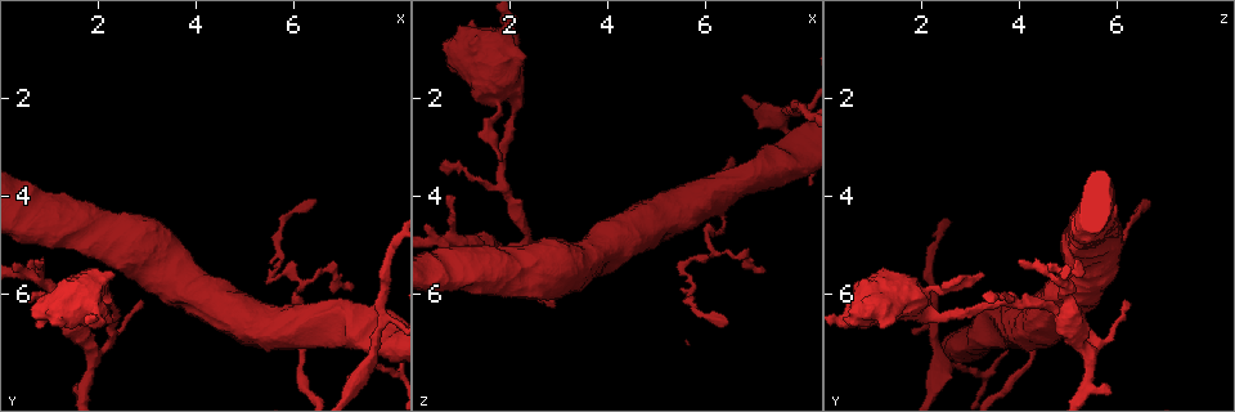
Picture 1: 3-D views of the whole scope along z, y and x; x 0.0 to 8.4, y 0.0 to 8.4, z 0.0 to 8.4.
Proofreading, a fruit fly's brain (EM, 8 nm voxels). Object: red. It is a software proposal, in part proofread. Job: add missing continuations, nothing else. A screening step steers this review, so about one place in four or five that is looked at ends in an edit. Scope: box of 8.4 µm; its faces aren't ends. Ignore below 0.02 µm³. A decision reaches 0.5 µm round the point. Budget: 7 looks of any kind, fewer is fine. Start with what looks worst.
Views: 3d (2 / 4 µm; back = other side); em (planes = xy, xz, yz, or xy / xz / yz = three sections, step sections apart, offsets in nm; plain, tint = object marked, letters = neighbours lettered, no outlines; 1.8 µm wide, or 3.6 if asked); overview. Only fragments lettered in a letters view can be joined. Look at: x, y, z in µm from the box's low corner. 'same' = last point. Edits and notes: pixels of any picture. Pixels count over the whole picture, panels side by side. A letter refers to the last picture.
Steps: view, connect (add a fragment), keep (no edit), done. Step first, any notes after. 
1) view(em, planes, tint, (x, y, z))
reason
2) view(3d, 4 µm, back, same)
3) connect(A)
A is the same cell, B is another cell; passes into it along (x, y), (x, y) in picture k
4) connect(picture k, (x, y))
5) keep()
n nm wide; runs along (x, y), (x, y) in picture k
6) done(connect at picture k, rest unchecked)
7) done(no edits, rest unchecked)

view(em, planes, letters, (1.75, 5.65, 3.30))
an open end

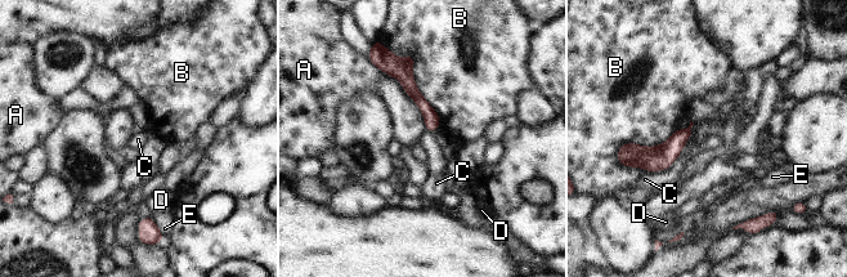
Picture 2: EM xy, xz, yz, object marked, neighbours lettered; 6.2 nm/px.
keep()
A, B, C, D and E are other cells; no lettered fragment goes on from it

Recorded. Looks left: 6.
view(em, planes, letters, (2.30, 6.55, 5.05))
branch point

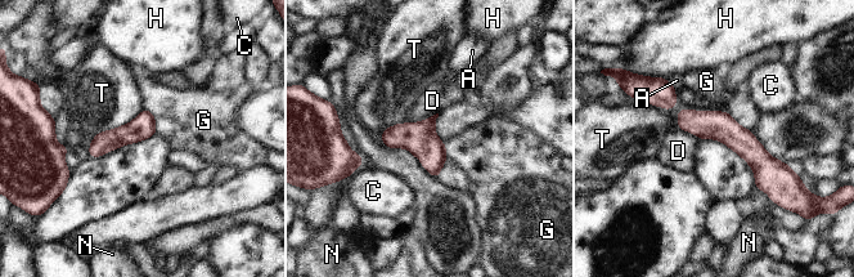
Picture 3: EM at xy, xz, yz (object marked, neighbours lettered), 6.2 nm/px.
keep()
A, C, D, G, H, N and T are other cells; border along (437, 112), (419, 121), (409, 123) in picture 3; no lettered fragment goes on from it

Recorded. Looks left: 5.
view(3d, 2 µm, (7.25, 5.85, 5.55))
an open end

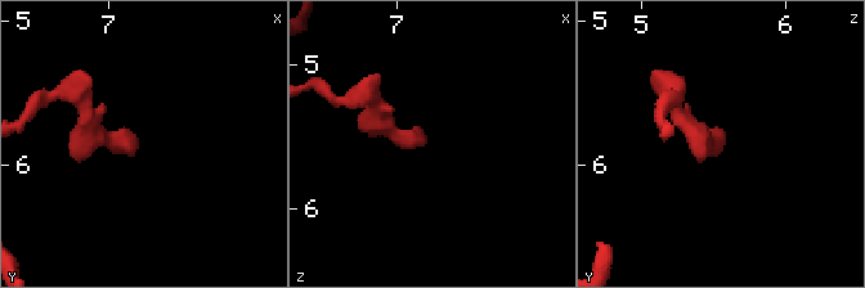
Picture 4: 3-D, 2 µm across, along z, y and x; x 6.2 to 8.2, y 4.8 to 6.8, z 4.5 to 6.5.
view(em, xy, step 8, letters, (7.22, 5.84, 5.56))
shape alone is not enough

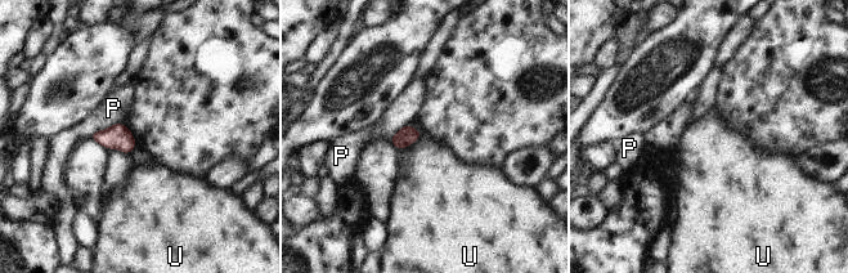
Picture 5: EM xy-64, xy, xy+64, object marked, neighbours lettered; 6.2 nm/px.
view(em, planes, letters, same)

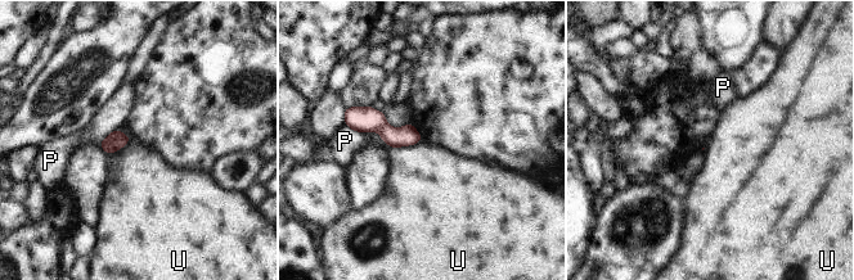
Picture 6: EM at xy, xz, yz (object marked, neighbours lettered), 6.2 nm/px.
keep()
P and U are other cells; border along (130, 135), (124, 145), (108, 154) in picture 6; no lettered fragment goes on from it

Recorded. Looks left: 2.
done(no edits, rest unchecked)

